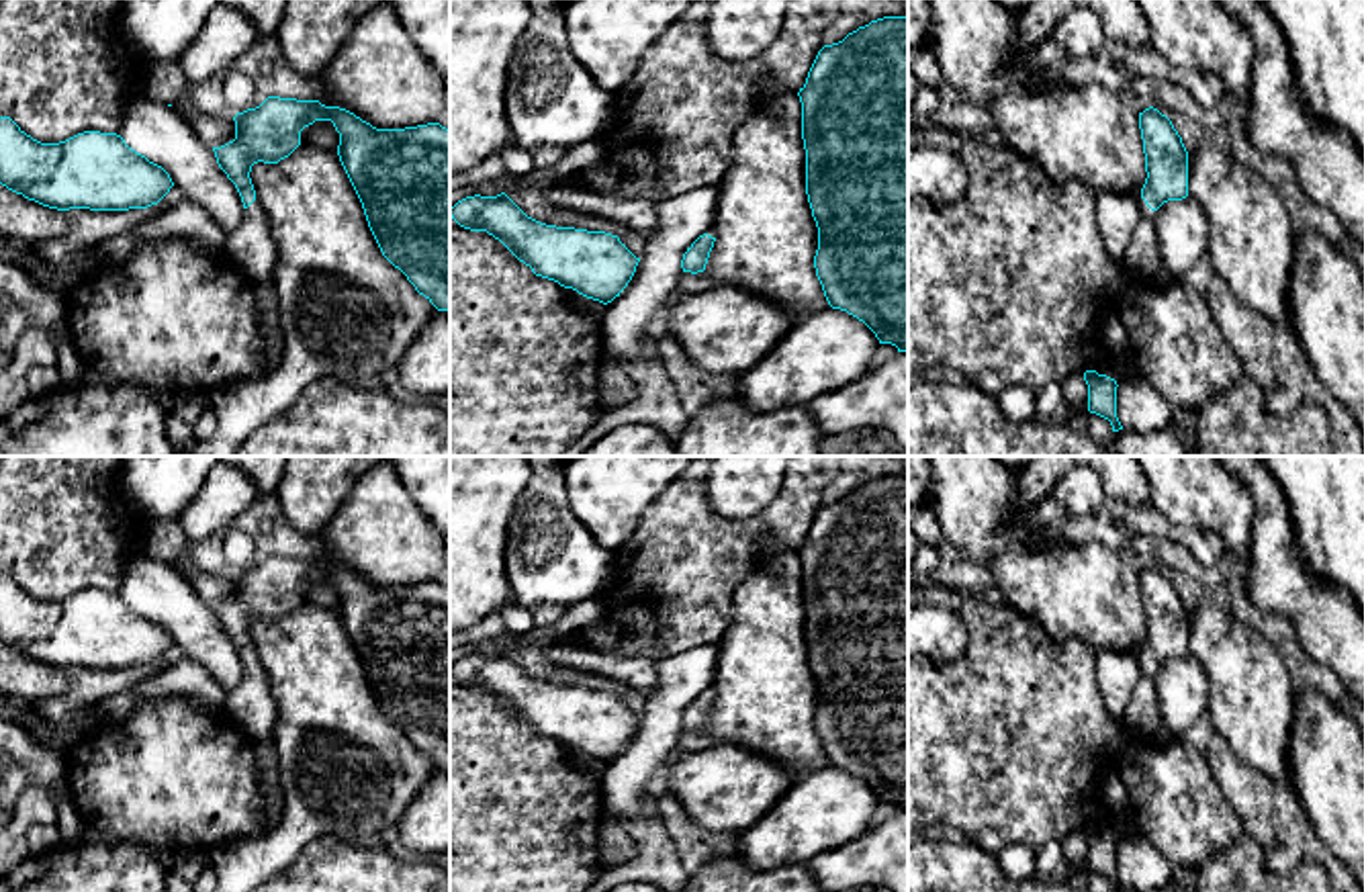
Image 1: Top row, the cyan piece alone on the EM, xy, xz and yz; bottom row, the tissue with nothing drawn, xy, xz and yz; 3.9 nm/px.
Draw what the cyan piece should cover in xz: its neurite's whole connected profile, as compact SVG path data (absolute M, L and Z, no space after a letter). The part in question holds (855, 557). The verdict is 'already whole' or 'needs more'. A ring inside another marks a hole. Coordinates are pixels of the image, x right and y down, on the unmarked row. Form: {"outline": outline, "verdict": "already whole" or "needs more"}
{"outline": "M883 475L824 503L798 550L806 608L806 653L818 685L816 734L832 767L863 779L908 812L908 475Z", "verdict": "already whole"}

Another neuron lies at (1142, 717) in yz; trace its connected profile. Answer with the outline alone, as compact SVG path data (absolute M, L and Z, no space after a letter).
M1137 649L1098 651L1098 685L1108 716L1147 739L1164 734L1153 675Z

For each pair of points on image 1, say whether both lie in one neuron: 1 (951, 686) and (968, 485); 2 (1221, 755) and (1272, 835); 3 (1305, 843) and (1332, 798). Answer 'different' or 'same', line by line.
1: different
2: same
3: different

